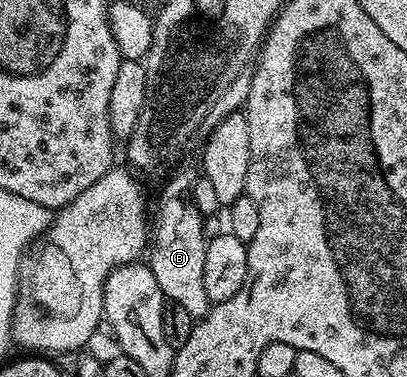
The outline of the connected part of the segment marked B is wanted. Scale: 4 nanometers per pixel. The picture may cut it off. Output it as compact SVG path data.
M183 166L163 186L159 207L153 210L153 233L149 238L149 265L161 292L170 301L182 304L196 320L207 315L212 307L205 296L205 248L208 236L204 230L205 215L199 211L193 196L197 170Z

